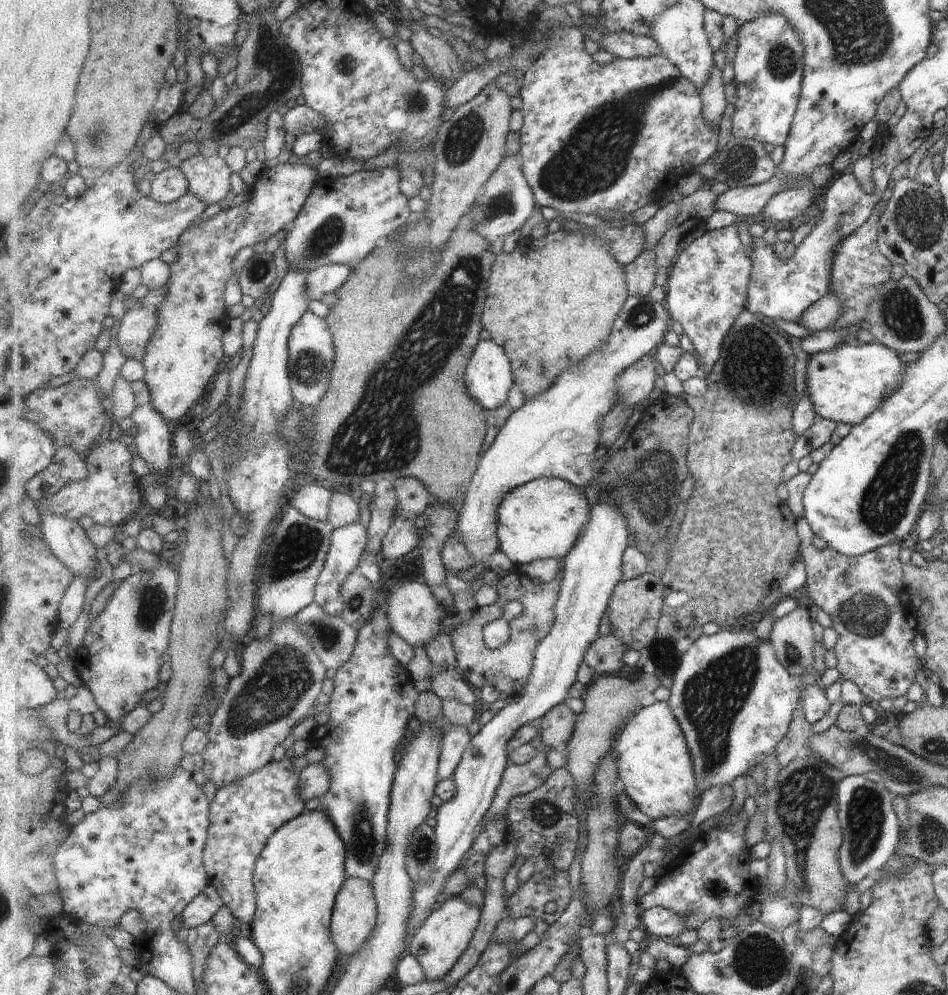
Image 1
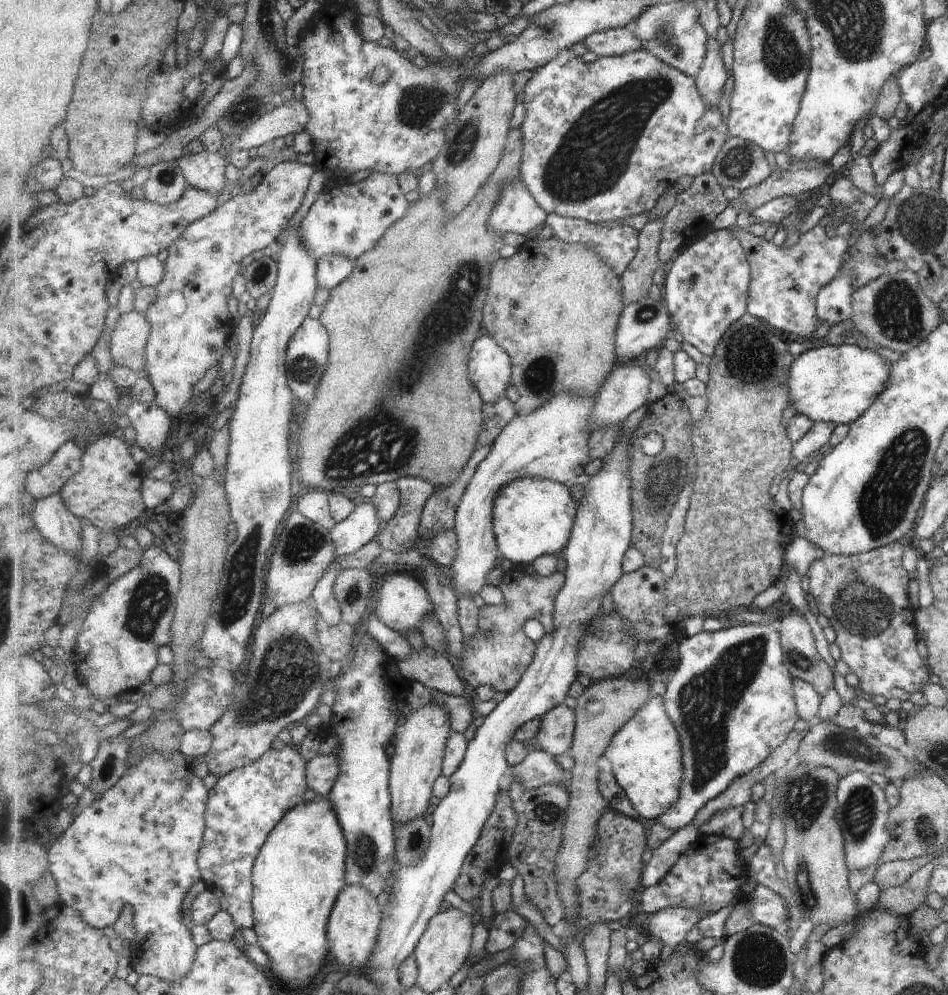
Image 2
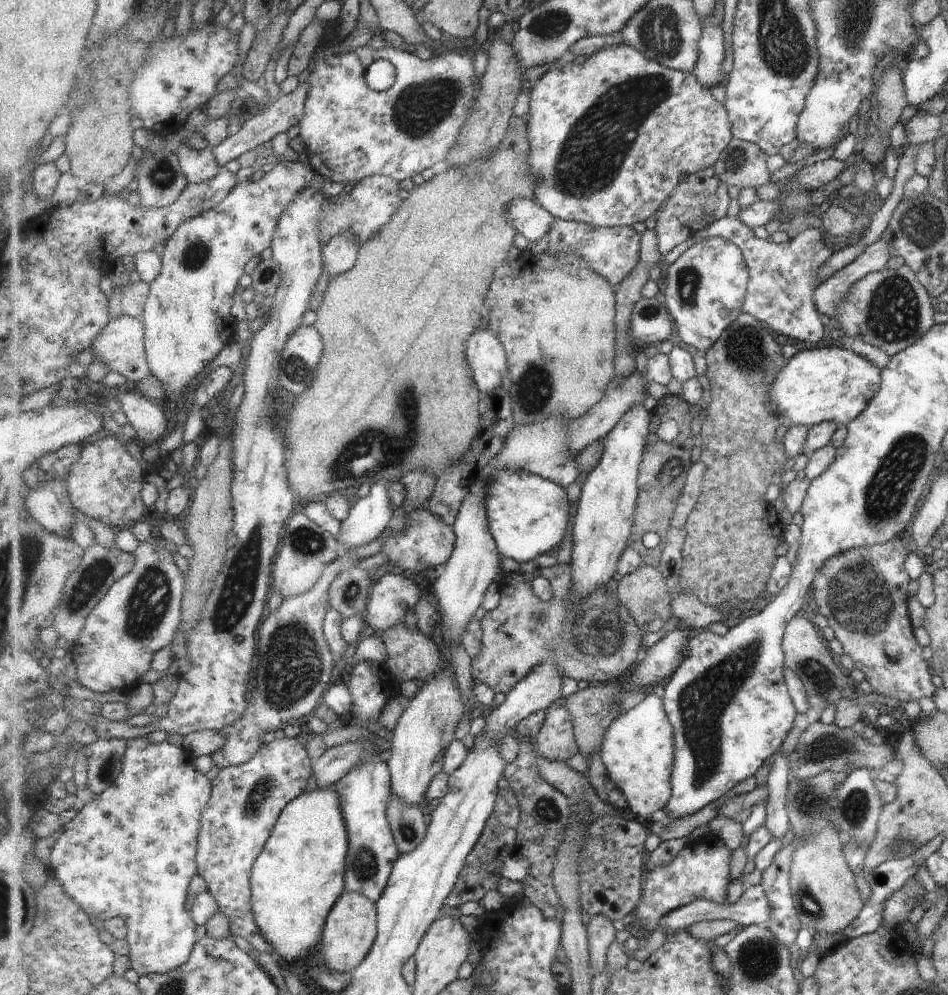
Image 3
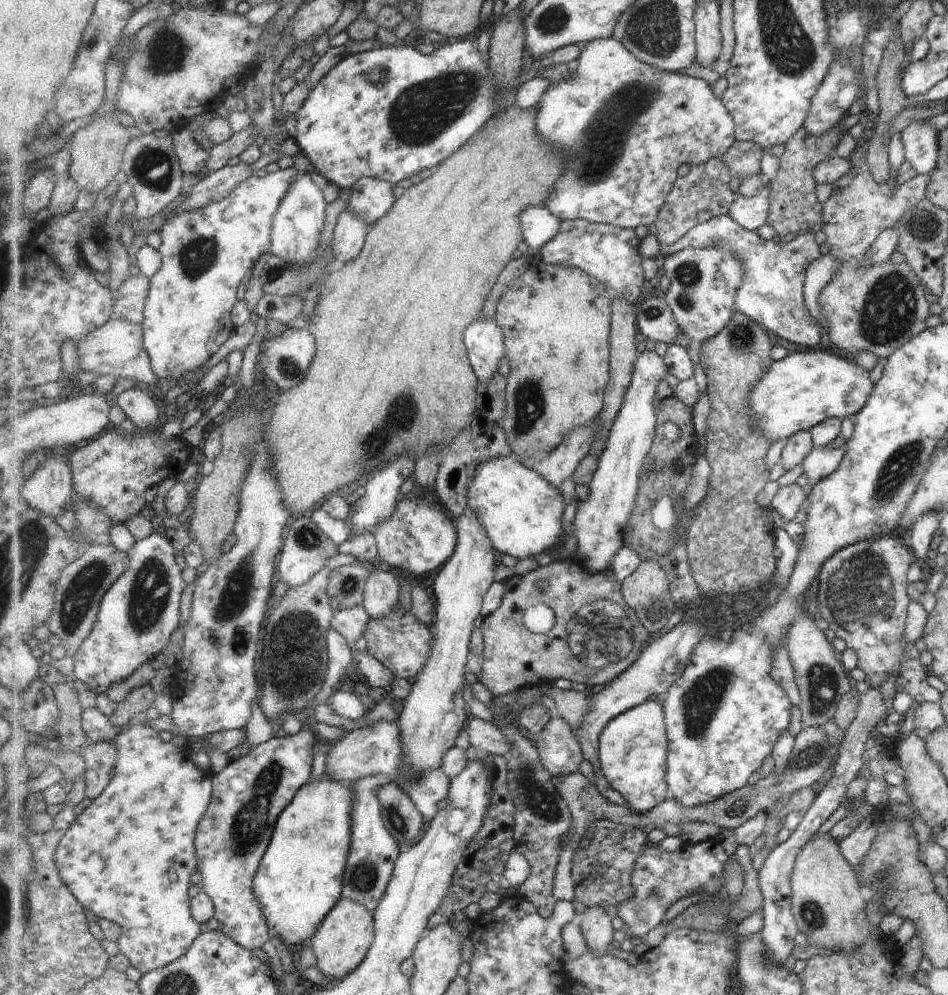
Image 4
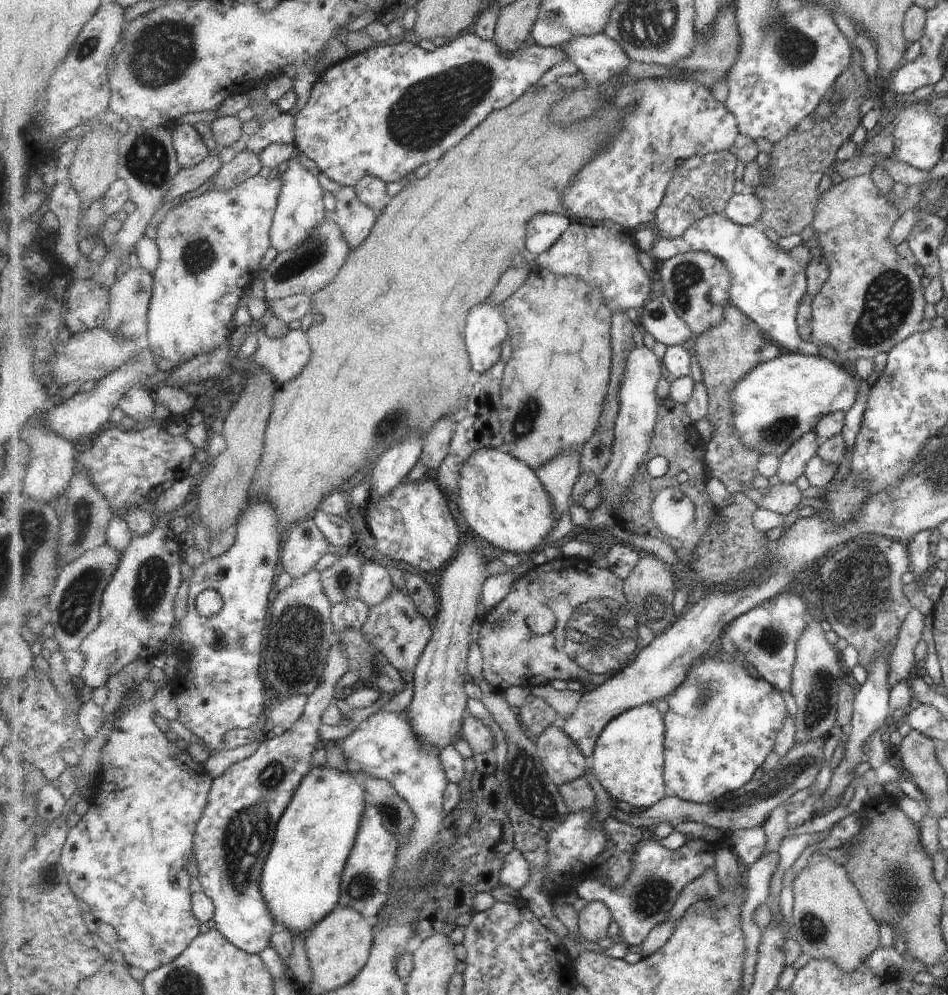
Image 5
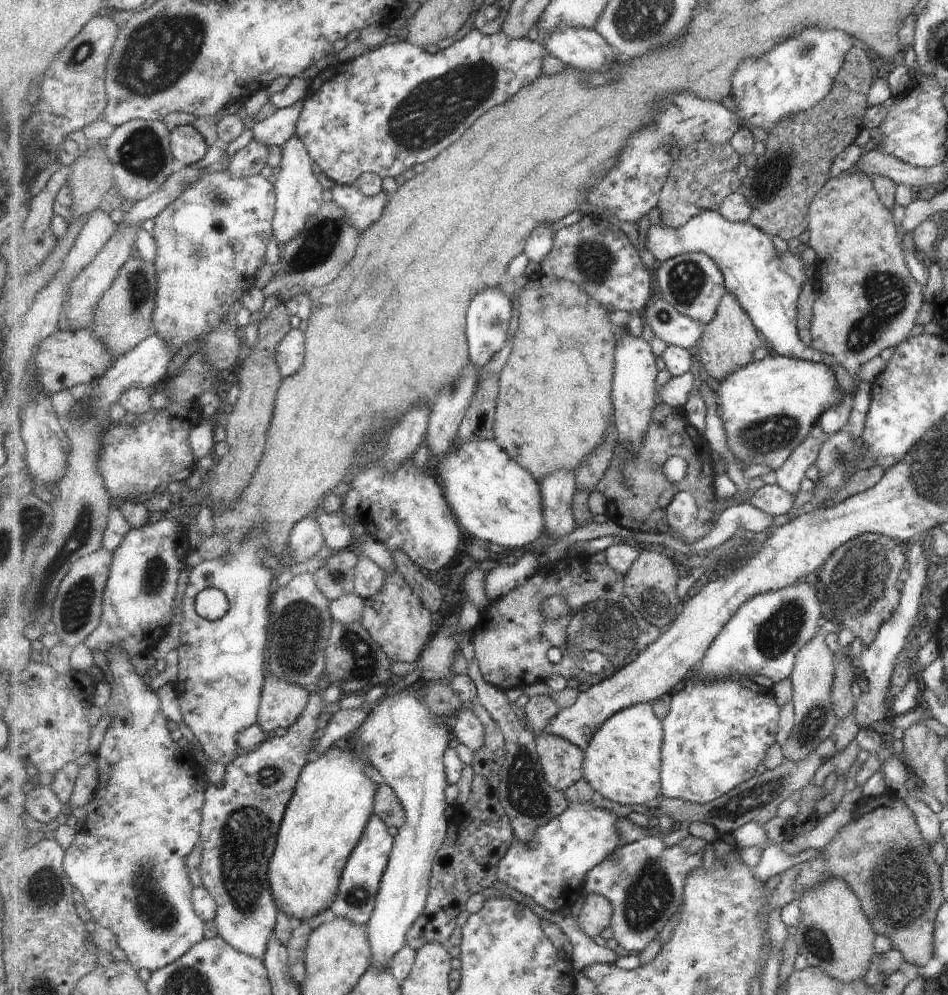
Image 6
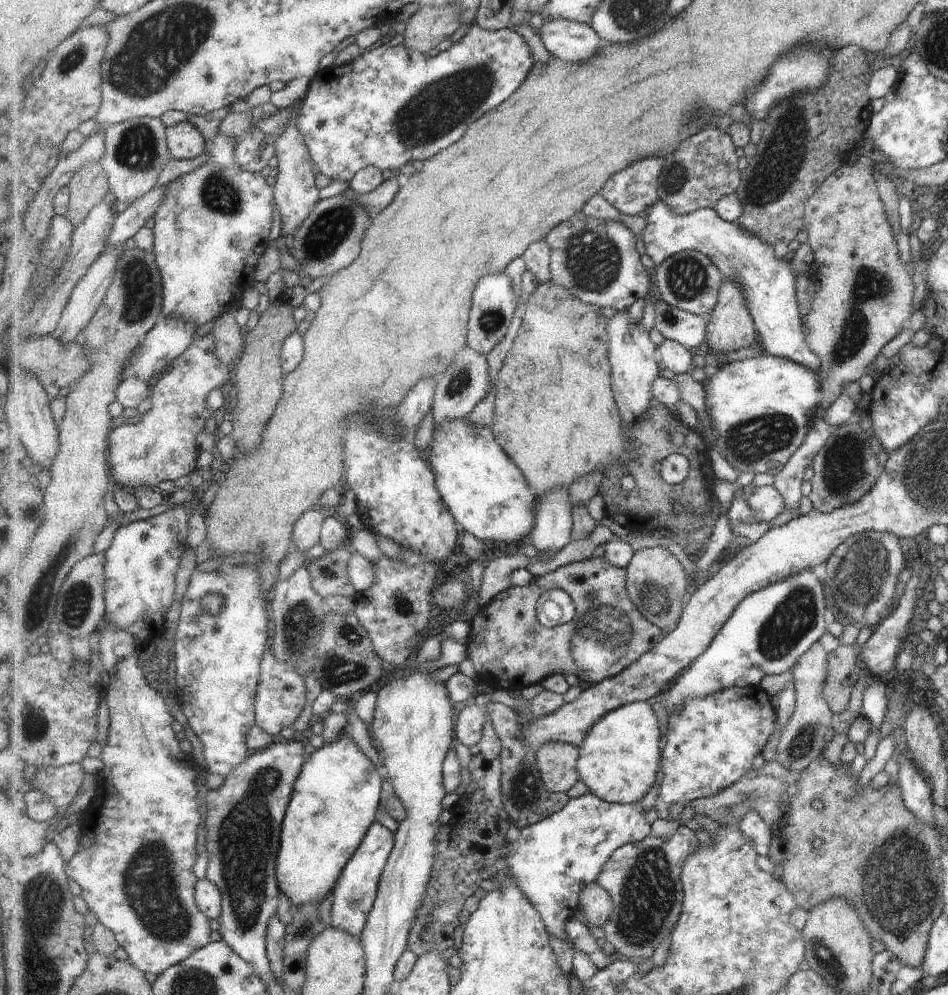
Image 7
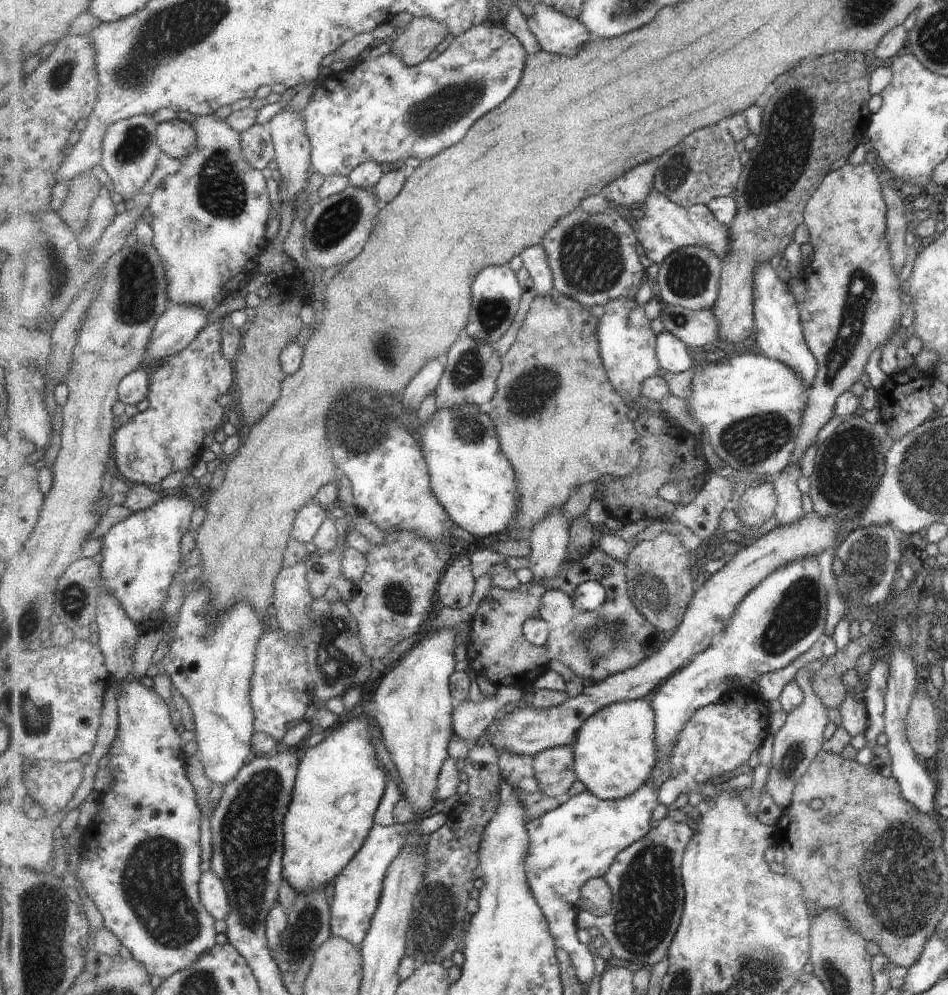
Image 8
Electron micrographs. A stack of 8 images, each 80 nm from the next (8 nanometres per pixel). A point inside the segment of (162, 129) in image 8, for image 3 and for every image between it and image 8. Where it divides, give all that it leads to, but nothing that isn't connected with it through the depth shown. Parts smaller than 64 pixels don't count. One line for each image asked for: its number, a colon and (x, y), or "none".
3: (201, 165)
4: (193, 157)
5: (189, 144)
6: (189, 147)
7: (185, 142)

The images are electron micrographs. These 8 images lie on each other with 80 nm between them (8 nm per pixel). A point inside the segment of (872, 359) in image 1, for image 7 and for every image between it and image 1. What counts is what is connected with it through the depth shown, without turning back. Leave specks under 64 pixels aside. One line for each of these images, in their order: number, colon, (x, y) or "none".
2: (837, 383)
3: (829, 384)
4: (804, 388)
5: (781, 400)
6: (769, 407)
7: (761, 407)

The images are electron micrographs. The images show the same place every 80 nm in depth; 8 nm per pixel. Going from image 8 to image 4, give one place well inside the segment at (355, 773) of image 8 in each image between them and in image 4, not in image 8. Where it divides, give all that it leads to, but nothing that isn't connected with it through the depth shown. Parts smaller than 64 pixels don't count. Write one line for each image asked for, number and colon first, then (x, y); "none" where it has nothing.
4: (300, 880)
5: (302, 879)
6: (325, 821)
7: (338, 795)

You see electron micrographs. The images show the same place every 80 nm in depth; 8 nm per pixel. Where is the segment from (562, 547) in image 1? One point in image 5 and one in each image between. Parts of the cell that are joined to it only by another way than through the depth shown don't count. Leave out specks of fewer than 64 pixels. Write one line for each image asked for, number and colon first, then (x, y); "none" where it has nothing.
2: (532, 517)
3: (529, 515)
4: (521, 510)
5: (502, 499)

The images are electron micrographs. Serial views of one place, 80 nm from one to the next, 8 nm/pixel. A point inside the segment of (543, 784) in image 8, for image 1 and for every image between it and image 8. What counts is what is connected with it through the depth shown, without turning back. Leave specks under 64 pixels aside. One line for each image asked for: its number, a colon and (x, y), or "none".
1: (556, 728)
2: (557, 729)
3: (557, 741)
4: (560, 750)
5: (564, 761)
6: (562, 761)
7: (558, 762)

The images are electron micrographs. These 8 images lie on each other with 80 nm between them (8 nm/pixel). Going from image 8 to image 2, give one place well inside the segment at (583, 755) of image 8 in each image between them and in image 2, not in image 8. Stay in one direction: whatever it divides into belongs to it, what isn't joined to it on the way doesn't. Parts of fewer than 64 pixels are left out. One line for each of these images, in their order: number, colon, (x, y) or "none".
2: (646, 756)
3: (638, 750)
4: (634, 746)
5: (629, 759)
6: (624, 762)
7: (621, 756)

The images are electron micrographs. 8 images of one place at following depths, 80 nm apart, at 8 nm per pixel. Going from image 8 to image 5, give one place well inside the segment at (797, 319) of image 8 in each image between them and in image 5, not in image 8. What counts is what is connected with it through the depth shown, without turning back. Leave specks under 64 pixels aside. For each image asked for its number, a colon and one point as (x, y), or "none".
5: (767, 281)
6: (767, 283)
7: (769, 283)

